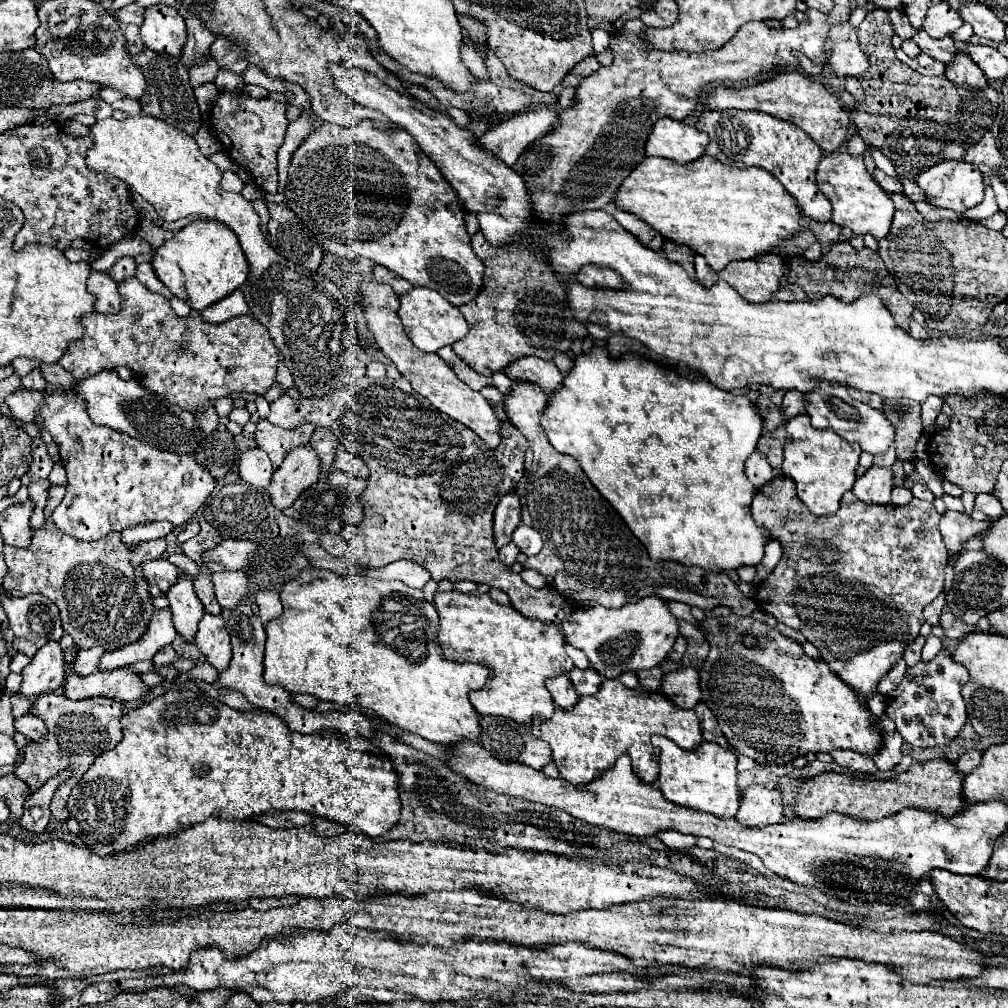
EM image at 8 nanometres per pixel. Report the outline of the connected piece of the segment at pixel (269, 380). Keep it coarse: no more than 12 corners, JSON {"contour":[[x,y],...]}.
{"contour":[[137,278],[83,318],[59,364],[117,366],[217,428],[215,400],[265,394],[279,350],[259,320],[173,312]]}

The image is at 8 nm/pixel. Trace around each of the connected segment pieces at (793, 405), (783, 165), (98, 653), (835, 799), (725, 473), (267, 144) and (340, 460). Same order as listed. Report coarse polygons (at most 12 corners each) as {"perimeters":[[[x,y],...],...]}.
{"perimeters":[[[789,390],[783,396],[787,418],[807,414],[805,394]],[[753,110],[703,112],[707,154],[771,172],[801,212],[831,220],[821,148]],[[103,648],[79,650],[75,668],[91,674],[99,668]],[[945,758],[891,780],[823,772],[801,784],[795,814],[861,820],[925,808],[953,816],[963,780]],[[605,346],[541,426],[653,562],[755,566],[747,396]],[[227,98],[211,111],[225,152],[275,194],[289,118],[271,98]],[[337,448],[331,468],[367,478],[369,468],[359,456]]]}

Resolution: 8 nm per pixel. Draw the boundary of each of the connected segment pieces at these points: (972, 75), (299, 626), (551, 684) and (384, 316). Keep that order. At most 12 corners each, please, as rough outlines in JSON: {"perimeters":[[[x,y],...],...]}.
{"perimeters":[[[965,52],[945,68],[953,84],[983,88],[983,70]],[[307,568],[265,678],[437,744],[477,740],[439,616],[403,582]],[[569,676],[547,680],[559,708],[571,708],[579,698]],[[365,280],[367,326],[415,392],[471,428],[503,438],[493,406],[437,354],[407,338],[389,284]]]}

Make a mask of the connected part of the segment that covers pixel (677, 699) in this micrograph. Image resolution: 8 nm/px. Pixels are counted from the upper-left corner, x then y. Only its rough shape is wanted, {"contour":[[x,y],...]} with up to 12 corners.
{"contour":[[697,670],[665,674],[661,692],[679,708],[701,700]]}

